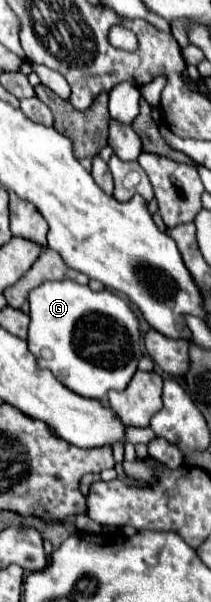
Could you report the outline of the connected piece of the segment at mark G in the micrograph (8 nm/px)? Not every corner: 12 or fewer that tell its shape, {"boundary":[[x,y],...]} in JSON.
{"boundary":[[27,296],[29,352],[73,392],[123,390],[143,356],[123,298]]}

